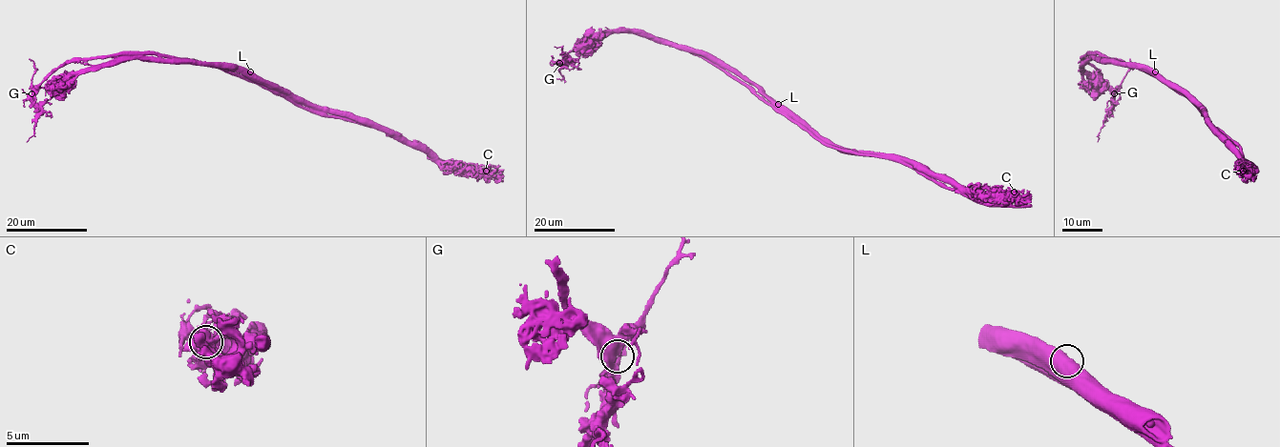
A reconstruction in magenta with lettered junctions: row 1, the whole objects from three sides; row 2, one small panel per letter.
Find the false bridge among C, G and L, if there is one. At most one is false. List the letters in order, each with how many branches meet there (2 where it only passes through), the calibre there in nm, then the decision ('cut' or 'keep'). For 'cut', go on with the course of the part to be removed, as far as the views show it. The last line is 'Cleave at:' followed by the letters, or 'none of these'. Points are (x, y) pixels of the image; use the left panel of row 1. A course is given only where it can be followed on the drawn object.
C: branches 2; calibre 500 nm; cut; course (486, 171), (435, 160), (386, 130), (304, 110), (217, 67), (146, 54), (67, 60), (39, 86), (26, 142)
G: branches 2; calibre 550 nm; keep
L: branches 1; calibre 850 nm; keep
Cleave at: C

